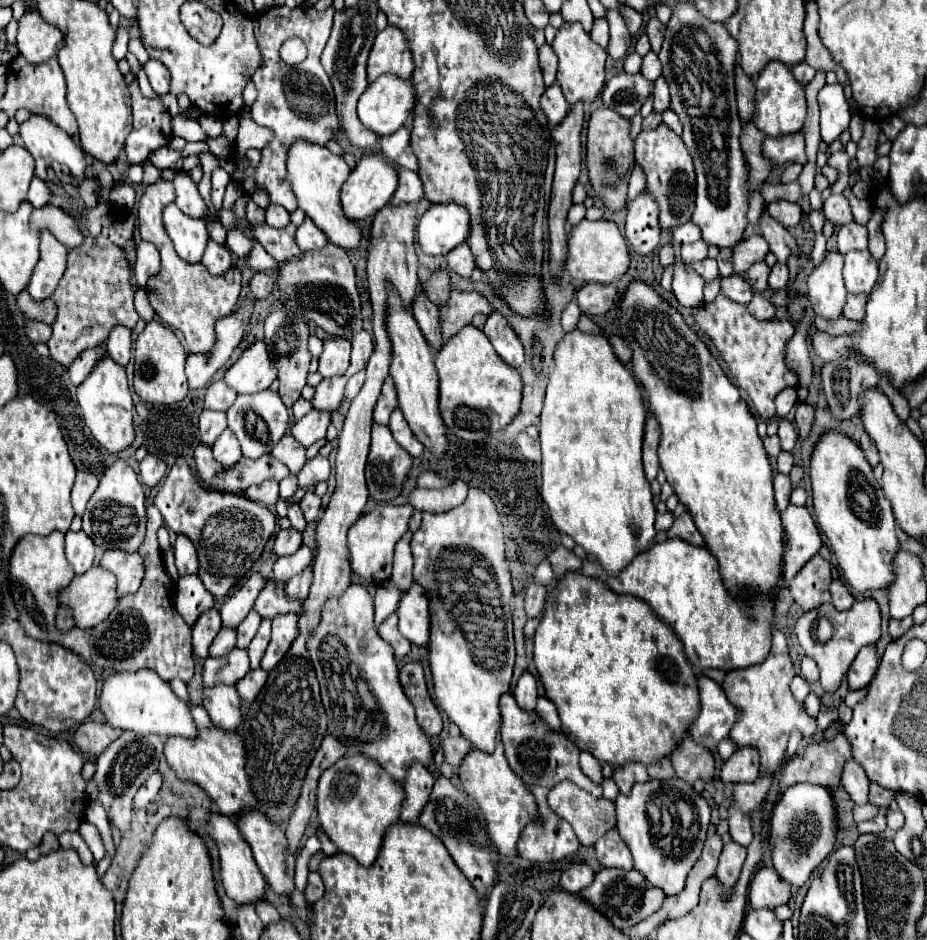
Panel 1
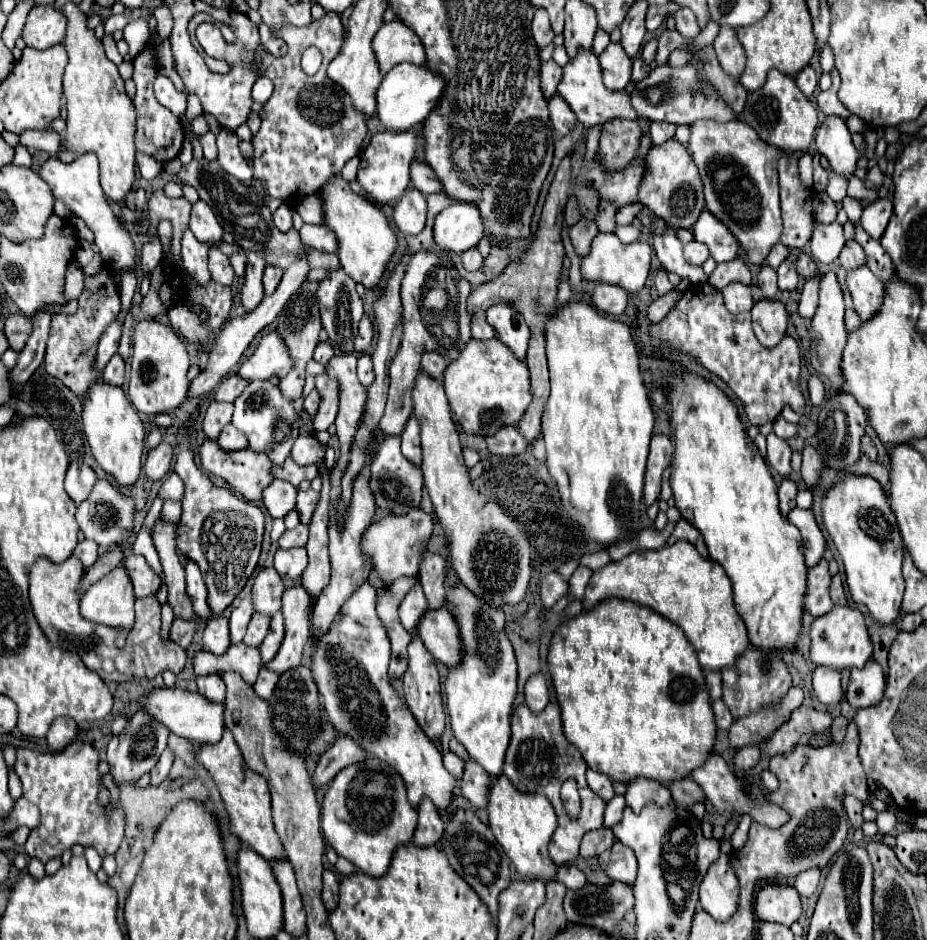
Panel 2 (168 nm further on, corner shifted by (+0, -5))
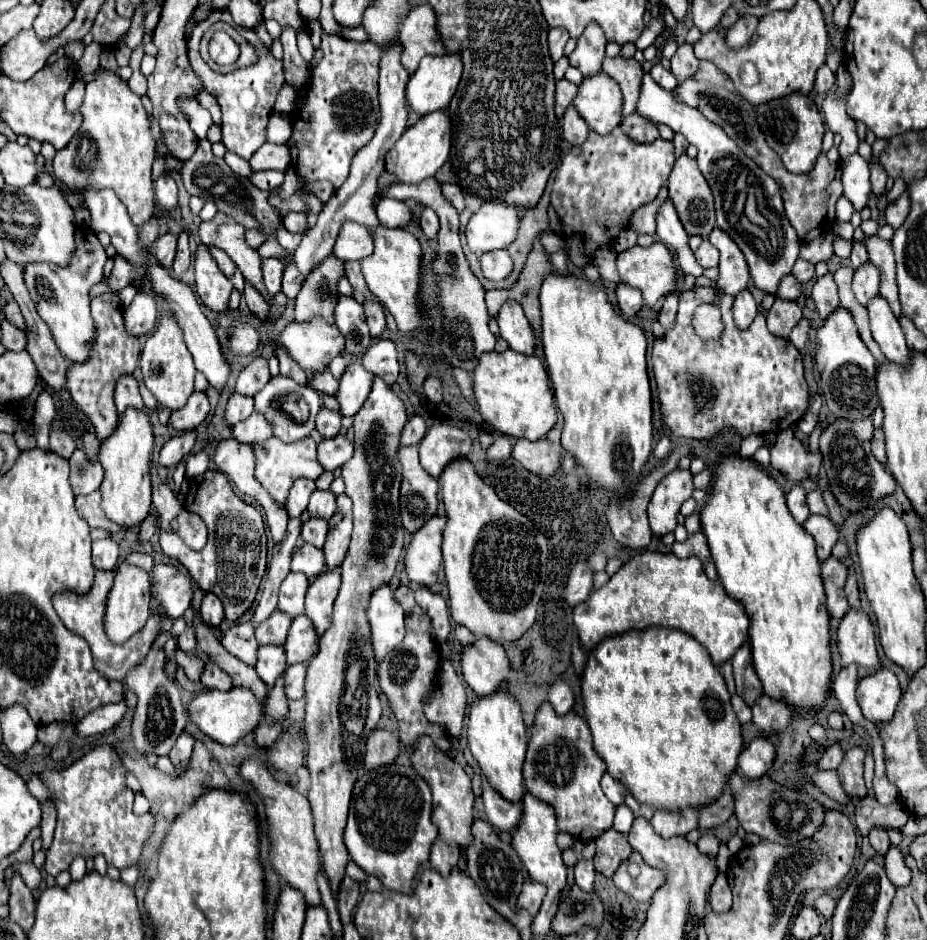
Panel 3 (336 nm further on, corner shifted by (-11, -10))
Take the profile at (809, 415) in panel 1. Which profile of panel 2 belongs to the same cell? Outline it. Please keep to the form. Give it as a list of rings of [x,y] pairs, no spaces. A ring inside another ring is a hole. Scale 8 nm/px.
[[[810,445],[804,447],[802,455],[804,455],[804,461],[802,461],[802,469],[800,469],[800,473],[802,473],[802,479],[804,479],[806,487],[812,491],[812,489],[820,483],[822,459],[820,459],[820,455],[816,453],[816,449],[810,447]]]

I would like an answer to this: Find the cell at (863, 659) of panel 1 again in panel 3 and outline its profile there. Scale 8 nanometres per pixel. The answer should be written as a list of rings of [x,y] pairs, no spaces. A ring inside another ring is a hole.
[[[879,668],[877,672],[865,676],[857,684],[857,702],[865,718],[875,724],[893,718],[899,698],[899,680],[889,668]]]

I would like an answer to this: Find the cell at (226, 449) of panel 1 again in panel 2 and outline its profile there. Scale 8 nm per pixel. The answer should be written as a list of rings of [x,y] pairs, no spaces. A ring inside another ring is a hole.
[[[232,423],[226,425],[226,427],[220,431],[218,443],[220,443],[220,447],[226,449],[226,451],[238,451],[238,449],[242,449],[242,447],[248,447],[246,435],[244,435],[240,429],[236,429]]]

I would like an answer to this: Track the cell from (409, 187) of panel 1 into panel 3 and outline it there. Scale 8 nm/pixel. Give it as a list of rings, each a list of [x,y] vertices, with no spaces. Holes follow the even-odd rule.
[[[423,208],[421,218],[419,218],[419,226],[427,238],[435,238],[439,232],[439,216],[431,208]]]

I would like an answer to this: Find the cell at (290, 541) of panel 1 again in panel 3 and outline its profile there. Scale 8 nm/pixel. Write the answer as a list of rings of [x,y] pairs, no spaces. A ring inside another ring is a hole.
[[[311,518],[307,524],[303,524],[301,528],[301,538],[307,544],[313,544],[317,548],[323,548],[325,544],[325,536],[327,536],[327,522],[325,520],[315,520]]]

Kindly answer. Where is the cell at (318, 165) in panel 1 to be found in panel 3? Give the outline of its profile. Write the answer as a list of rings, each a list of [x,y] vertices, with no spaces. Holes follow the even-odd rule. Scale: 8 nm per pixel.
[[[377,226],[369,230],[373,236],[375,250],[371,256],[361,260],[361,272],[369,290],[381,300],[381,304],[393,314],[401,332],[421,332],[427,330],[431,324],[421,318],[417,306],[417,292],[419,292],[419,262],[421,262],[421,246],[413,234],[403,228],[387,228]]]

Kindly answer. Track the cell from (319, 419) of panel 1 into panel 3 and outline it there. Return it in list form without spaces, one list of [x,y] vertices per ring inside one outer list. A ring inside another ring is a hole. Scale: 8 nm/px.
[[[351,362],[345,374],[339,378],[339,388],[335,392],[335,400],[339,404],[341,418],[355,416],[363,406],[369,388],[373,382],[373,374],[367,372],[361,362]]]

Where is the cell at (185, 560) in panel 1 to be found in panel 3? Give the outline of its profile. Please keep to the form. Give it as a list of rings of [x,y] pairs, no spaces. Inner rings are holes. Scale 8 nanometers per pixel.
[[[205,592],[205,596],[203,596],[201,616],[203,616],[205,624],[209,624],[209,626],[219,626],[223,622],[223,618],[225,618],[221,600],[217,600],[217,596],[213,596],[211,592]]]

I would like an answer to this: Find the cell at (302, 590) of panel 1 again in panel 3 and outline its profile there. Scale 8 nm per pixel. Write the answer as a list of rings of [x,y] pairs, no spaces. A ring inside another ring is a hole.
[[[337,496],[337,512],[329,518],[329,534],[323,546],[327,570],[339,568],[351,540],[351,500]]]

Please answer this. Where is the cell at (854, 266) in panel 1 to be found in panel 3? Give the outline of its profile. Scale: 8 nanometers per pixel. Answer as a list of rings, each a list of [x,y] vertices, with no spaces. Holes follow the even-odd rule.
[[[877,294],[877,298],[873,298],[867,304],[867,312],[869,312],[869,320],[871,320],[873,338],[879,344],[881,352],[897,364],[907,364],[909,346],[905,342],[905,336],[901,332],[901,326],[897,322],[897,316],[893,314],[889,302],[881,294]]]

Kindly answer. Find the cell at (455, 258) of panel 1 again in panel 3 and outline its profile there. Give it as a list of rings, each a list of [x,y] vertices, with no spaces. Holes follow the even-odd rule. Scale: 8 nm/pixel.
[[[493,250],[493,252],[485,252],[481,256],[481,272],[487,280],[503,280],[509,276],[513,268],[511,256],[507,254],[507,250]]]

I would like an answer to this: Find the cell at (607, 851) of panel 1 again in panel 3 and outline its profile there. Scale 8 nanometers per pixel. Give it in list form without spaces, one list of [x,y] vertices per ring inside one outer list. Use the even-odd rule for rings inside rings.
[[[631,852],[631,856],[619,864],[617,872],[613,874],[613,882],[631,898],[649,902],[655,890],[665,882],[665,874],[645,864],[641,860],[641,854]]]

